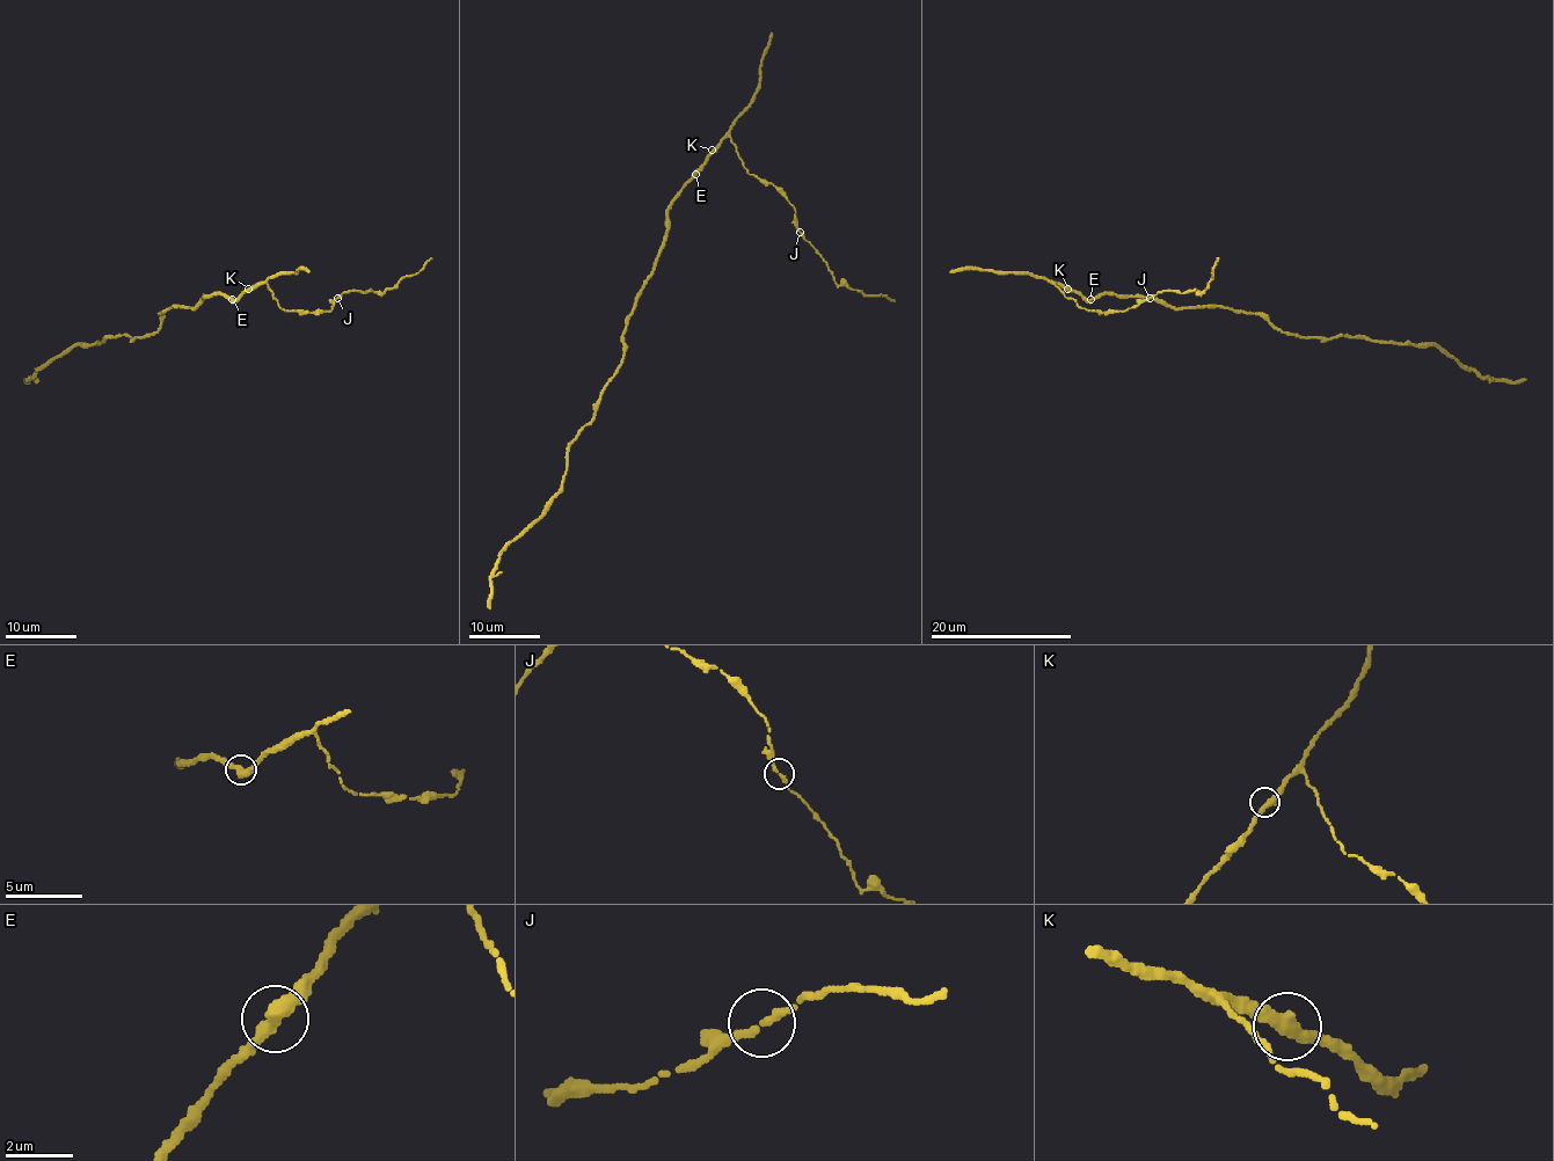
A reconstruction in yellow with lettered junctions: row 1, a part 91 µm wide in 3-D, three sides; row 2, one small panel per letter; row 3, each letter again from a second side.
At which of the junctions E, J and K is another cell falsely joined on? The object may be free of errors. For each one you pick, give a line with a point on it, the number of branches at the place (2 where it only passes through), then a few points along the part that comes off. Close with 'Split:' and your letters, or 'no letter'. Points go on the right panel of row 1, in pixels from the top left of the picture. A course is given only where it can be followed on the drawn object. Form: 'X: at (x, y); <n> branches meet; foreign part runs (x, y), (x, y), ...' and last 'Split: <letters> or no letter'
Split: no letter

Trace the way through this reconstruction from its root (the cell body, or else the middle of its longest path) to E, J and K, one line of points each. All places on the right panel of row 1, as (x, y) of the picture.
E: (1171, 306), (1145, 297), (1108, 293), (1091, 299)
J: (1171, 306), (1145, 297), (1108, 293), (1085, 299), (1053, 283), (1081, 307), (1102, 313), (1125, 311), (1148, 297)
K: (1171, 306), (1145, 297), (1108, 293), (1085, 299), (1067, 289)

